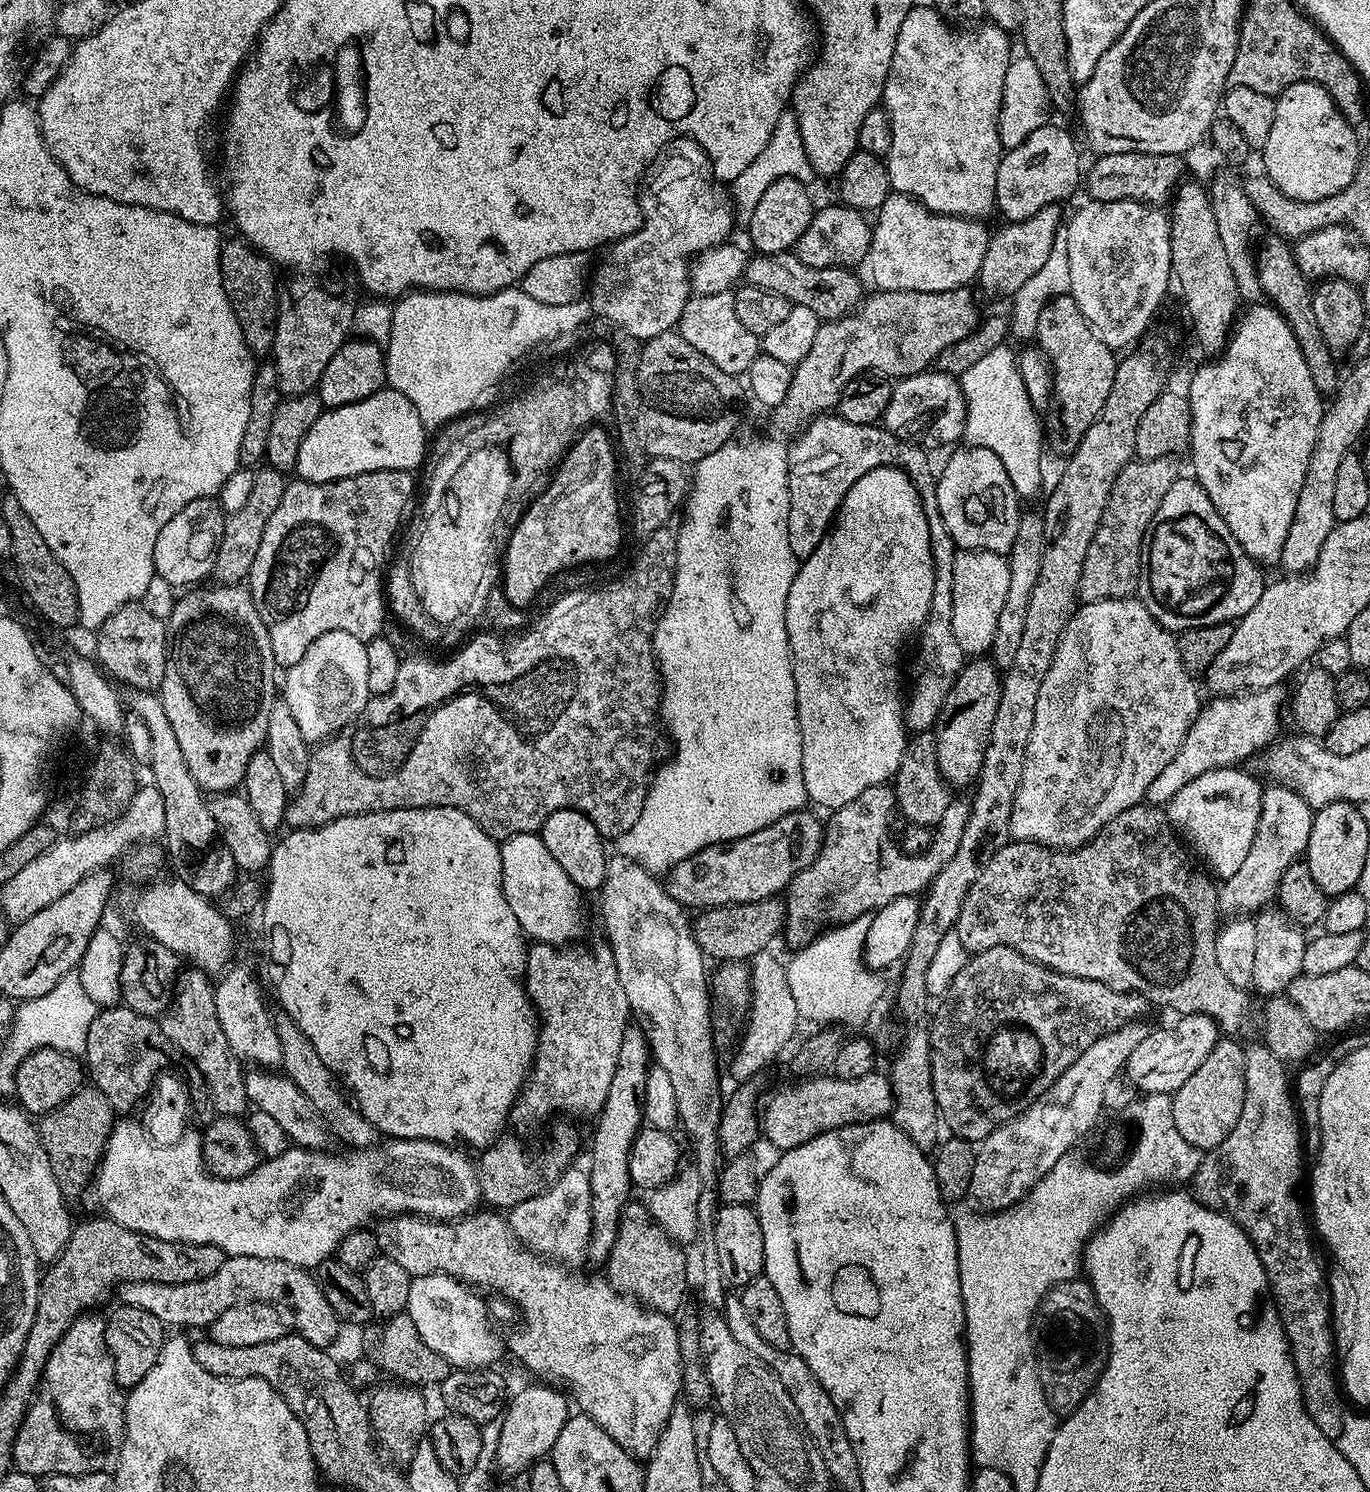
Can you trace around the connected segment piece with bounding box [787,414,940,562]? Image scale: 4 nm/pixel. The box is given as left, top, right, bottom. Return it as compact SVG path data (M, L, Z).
M820 414L809 419L803 431L793 440L796 441L792 448L790 444L787 449L790 494L788 533L790 550L794 550L797 561L810 558L810 554L818 550L818 542L822 542L824 533L833 523L838 505L850 486L854 486L854 482L862 478L862 474L875 468L891 466L903 470L918 490L922 510L929 518L939 517L936 493L938 476L934 468L932 472L932 464L928 461L929 453L923 447L891 435L876 424L851 424L839 414Z

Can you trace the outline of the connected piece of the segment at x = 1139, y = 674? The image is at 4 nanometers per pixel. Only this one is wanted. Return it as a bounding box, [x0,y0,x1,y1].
[1008,606,1202,850]

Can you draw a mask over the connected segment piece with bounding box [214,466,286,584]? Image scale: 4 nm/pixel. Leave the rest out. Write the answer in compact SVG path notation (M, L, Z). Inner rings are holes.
M271 466L265 467L265 469L265 472L262 470L256 472L250 499L242 505L242 510L231 513L224 521L224 533L216 551L214 569L215 579L219 583L240 584L247 581L250 566L254 566L254 558L258 555L258 545L262 542L262 534L266 534L266 522L270 522L270 514L274 514L274 510L282 498L286 483L285 473L277 472Z

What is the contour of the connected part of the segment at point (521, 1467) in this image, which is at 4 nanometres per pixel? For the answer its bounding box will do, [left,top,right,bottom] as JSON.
[495,1382,570,1476]

